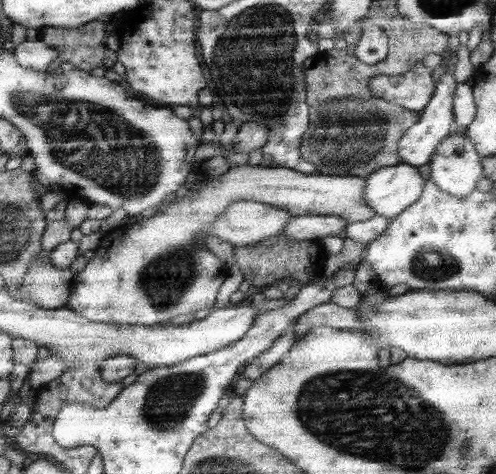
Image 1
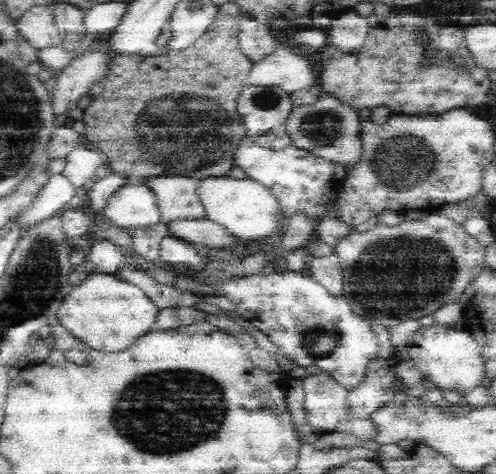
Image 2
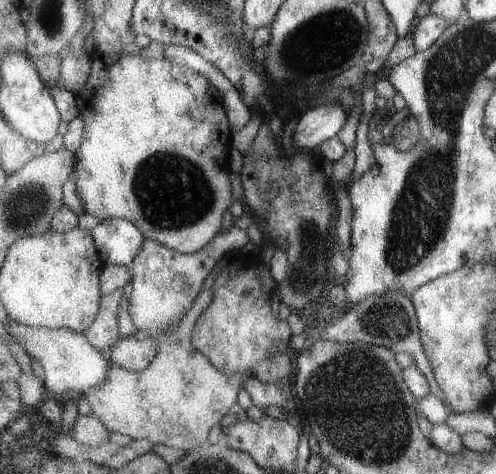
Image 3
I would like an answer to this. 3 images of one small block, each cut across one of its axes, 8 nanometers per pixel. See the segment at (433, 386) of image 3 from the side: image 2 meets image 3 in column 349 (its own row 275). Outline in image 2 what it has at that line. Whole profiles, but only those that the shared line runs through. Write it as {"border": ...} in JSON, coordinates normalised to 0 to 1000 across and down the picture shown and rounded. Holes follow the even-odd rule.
{"border":[[[673,532],[661,540],[621,540],[617,578],[657,608],[665,624],[694,624],[694,565]]]}

